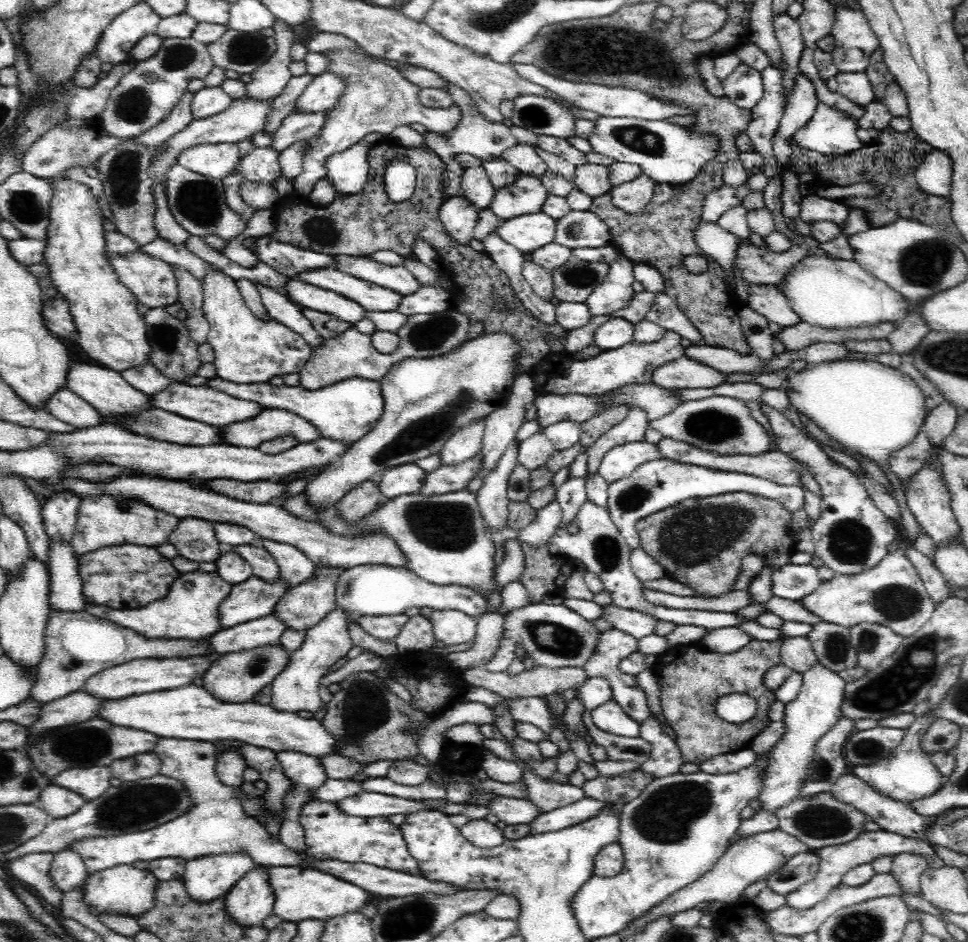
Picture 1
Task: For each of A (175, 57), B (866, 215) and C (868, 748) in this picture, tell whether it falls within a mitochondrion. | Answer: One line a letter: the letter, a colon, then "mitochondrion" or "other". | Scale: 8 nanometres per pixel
A: mitochondrion
B: other
C: mitochondrion

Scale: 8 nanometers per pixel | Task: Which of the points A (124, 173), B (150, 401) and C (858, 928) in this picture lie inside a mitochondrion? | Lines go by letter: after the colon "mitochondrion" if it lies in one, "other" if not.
A: mitochondrion
B: other
C: mitochondrion

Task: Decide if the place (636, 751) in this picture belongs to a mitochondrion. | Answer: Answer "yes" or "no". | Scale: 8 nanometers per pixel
no

